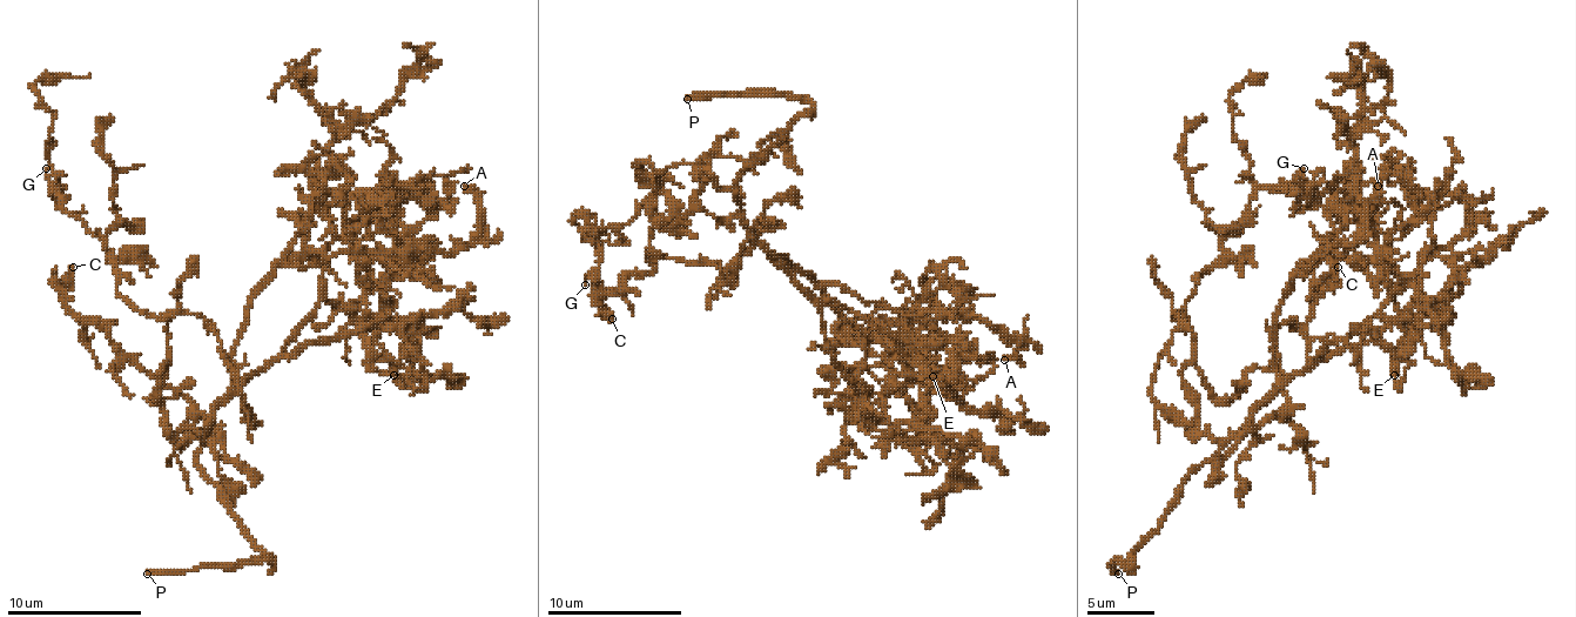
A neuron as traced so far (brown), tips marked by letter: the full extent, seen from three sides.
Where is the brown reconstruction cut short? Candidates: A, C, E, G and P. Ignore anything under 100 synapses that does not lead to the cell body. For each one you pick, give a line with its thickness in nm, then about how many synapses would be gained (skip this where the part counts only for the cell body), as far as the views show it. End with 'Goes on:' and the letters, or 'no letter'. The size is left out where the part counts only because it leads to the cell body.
P: Thickness 320 nm
Goes on: P

